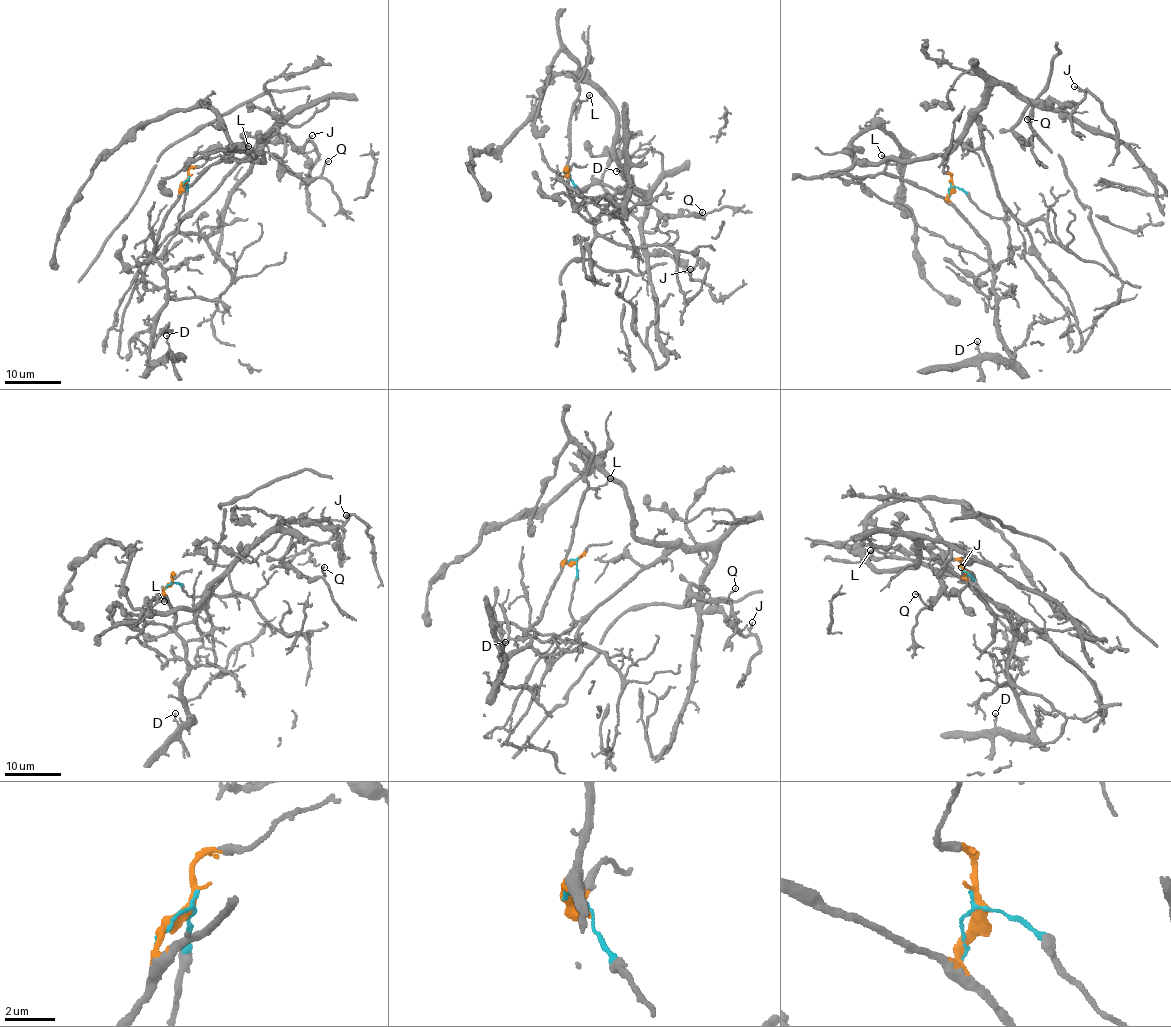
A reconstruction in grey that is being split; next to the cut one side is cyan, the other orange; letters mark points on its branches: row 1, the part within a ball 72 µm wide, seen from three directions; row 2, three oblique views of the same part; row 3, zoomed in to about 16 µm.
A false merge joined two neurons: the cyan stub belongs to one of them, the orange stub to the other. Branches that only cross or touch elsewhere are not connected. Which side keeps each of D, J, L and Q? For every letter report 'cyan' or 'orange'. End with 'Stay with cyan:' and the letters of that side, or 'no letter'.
D: orange
J: cyan
L: orange
Q: cyan
Stay with cyan: J, Q

